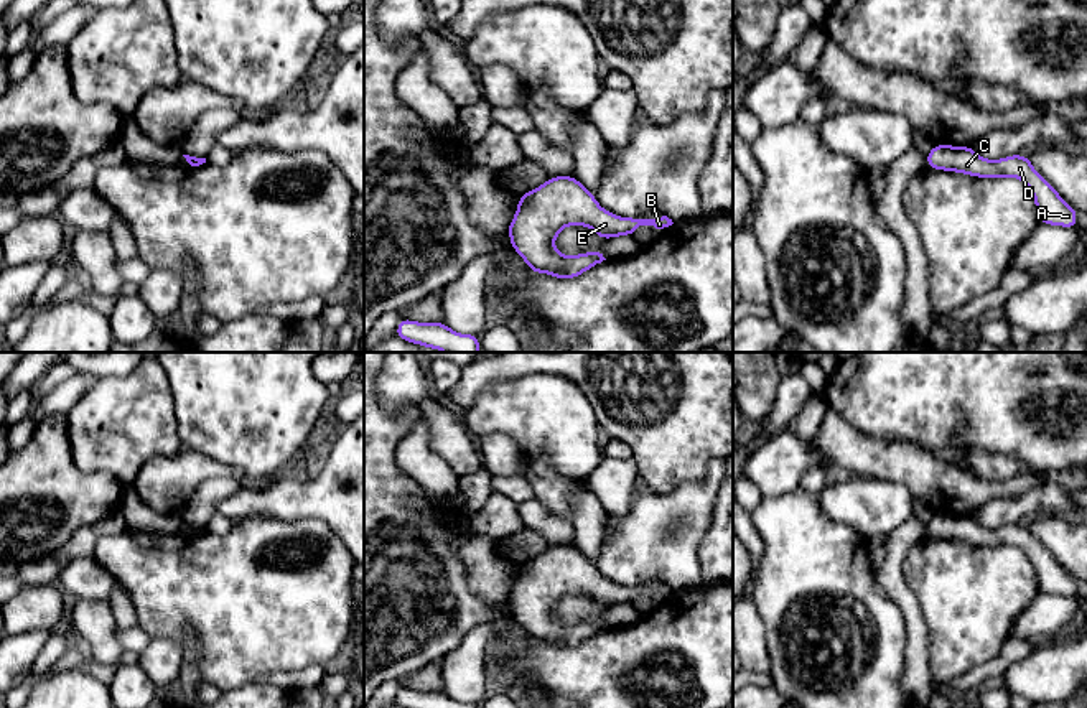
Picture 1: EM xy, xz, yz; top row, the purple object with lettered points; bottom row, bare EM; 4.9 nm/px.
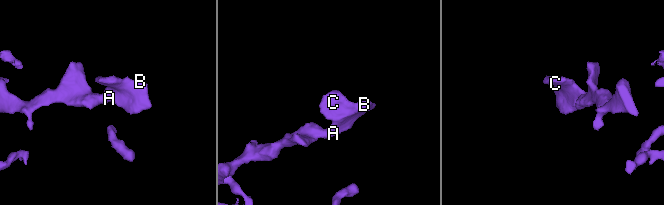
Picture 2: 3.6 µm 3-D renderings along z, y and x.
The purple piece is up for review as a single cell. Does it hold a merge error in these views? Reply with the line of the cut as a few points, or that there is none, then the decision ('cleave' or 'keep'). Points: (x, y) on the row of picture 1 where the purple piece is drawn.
no cut | keep

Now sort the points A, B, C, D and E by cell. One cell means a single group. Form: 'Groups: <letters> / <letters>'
Groups: A B C D E

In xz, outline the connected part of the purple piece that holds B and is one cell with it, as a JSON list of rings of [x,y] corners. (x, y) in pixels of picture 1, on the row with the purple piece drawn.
[[[575,176],[548,178],[529,193],[520,193],[507,235],[511,247],[524,259],[530,272],[553,275],[557,280],[576,278],[603,260],[599,252],[560,254],[553,242],[567,226],[585,226],[599,239],[634,237],[639,226],[664,232],[672,226],[667,216],[657,219],[621,217],[599,206]]]

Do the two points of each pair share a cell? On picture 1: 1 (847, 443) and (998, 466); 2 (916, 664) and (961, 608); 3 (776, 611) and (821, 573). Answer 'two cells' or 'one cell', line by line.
1: two cells
2: two cells
3: one cell

